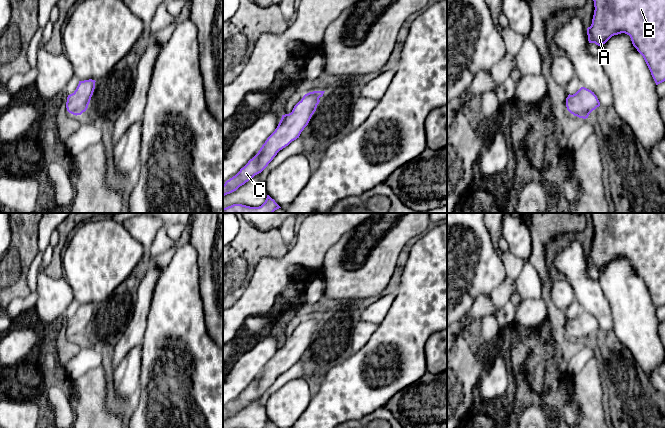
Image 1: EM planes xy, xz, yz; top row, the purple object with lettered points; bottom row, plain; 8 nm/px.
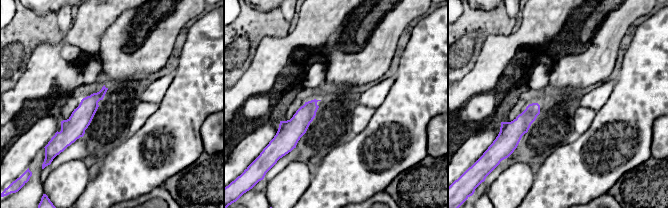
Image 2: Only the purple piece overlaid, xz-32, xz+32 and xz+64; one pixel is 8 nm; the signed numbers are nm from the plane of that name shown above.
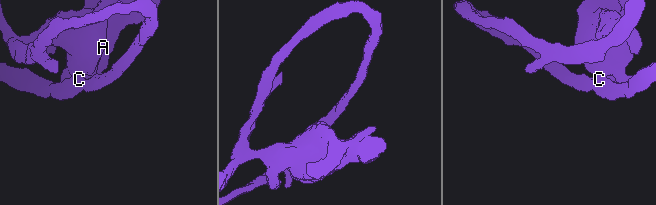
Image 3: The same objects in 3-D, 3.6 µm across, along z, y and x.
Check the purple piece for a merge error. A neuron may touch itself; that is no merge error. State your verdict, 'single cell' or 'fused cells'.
single cell

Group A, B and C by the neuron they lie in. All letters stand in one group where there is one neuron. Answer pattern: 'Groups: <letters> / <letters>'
Groups: A B C

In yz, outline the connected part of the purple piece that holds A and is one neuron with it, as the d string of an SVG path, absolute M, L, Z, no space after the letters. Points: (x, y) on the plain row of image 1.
M591 213L594 225L592 248L587 252L589 267L605 268L612 260L625 257L643 280L656 309L665 305L665 213Z

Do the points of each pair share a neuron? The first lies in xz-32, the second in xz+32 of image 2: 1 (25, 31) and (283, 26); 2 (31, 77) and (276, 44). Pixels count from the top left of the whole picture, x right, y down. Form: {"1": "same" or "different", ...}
{"1": "same", "2": "same"}

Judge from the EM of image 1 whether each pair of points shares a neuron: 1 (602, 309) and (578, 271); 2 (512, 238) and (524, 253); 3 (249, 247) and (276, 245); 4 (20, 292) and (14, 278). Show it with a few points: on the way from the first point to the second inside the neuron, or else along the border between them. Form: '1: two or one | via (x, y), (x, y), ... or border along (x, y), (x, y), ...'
1: one | via (593, 300), (579, 280)
2: one | via (516, 242), (522, 249)
3: one | via (256, 245), (269, 245)
4: one | via (18, 289), (14, 285), (14, 281)

